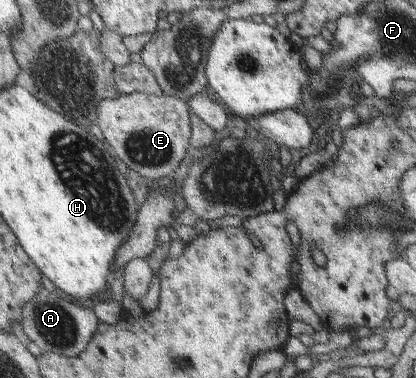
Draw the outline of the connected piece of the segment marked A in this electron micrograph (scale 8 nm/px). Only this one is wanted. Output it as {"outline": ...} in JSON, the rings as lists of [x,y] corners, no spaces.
{"outline":[[[41,287],[35,298],[26,302],[22,308],[22,326],[26,328],[25,333],[43,352],[68,357],[82,355],[97,332],[100,320],[94,309],[75,304],[69,297],[61,290],[49,291]]]}

